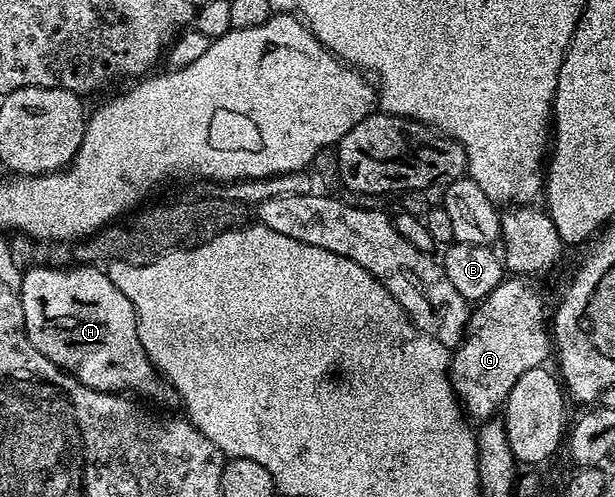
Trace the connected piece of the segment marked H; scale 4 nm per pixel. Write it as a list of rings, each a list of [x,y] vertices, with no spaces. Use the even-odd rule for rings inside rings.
[[[73,264],[70,270],[60,270],[57,266],[26,269],[19,297],[31,344],[35,344],[47,360],[79,379],[87,388],[108,394],[142,394],[157,402],[174,397],[172,386],[154,370],[153,362],[139,340],[131,300],[115,288],[104,269],[93,264]]]

